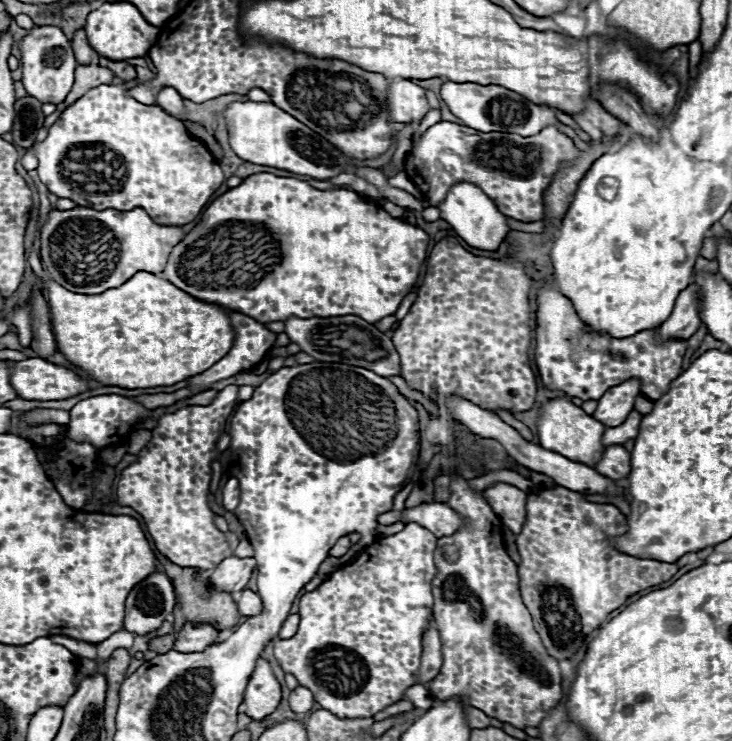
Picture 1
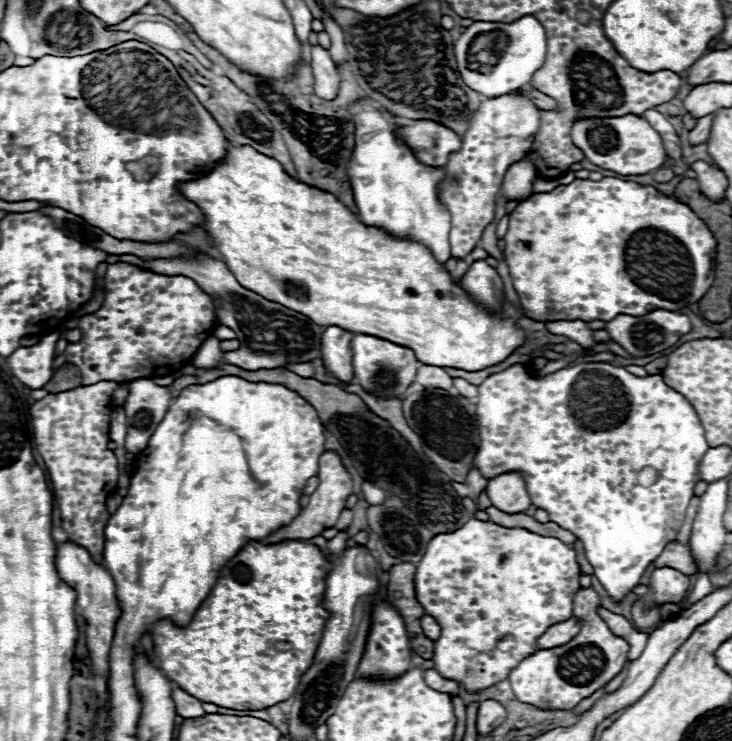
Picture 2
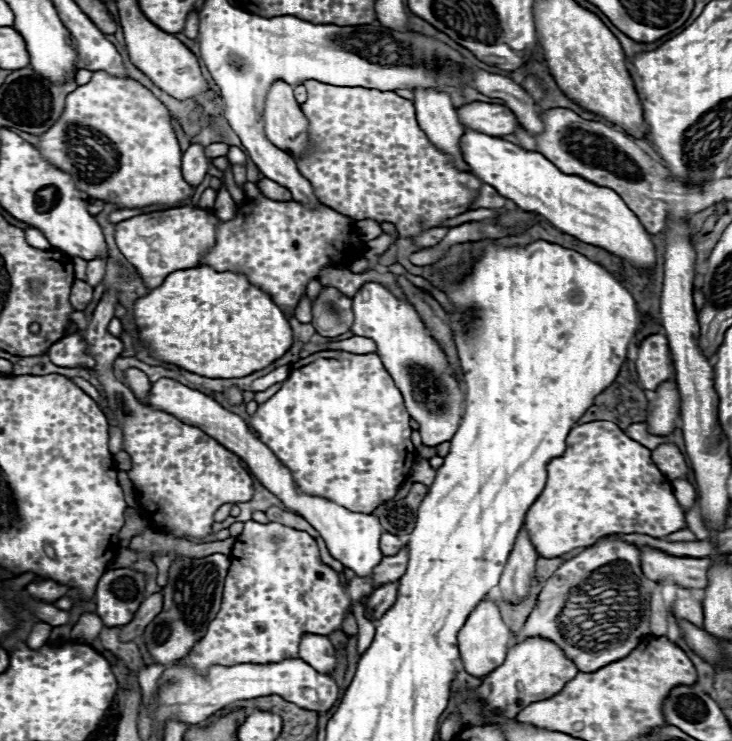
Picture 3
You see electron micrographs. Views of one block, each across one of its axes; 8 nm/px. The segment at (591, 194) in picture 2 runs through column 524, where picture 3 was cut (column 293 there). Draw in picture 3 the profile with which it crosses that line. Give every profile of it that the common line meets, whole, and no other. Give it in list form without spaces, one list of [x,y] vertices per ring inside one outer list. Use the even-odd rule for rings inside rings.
[[[260,192],[256,198],[246,198],[244,204],[236,210],[232,220],[220,222],[216,226],[216,244],[200,258],[198,264],[212,266],[218,272],[228,270],[228,272],[244,274],[256,288],[262,288],[264,292],[268,292],[284,314],[294,314],[300,298],[306,292],[308,282],[316,280],[322,268],[338,266],[338,262],[342,268],[348,268],[354,260],[364,256],[366,242],[360,240],[358,236],[354,238],[354,226],[356,226],[356,220],[324,204],[318,204],[316,208],[308,208],[296,200],[290,200],[290,202],[270,200]]]

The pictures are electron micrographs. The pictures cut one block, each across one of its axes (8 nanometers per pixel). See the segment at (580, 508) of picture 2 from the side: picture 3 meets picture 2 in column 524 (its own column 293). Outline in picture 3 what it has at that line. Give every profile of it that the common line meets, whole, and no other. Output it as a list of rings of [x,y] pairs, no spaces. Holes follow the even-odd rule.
[[[322,350],[298,360],[292,364],[282,388],[252,414],[250,426],[292,472],[298,492],[326,498],[360,514],[372,514],[382,502],[394,498],[416,458],[416,448],[410,440],[410,414],[378,354]]]

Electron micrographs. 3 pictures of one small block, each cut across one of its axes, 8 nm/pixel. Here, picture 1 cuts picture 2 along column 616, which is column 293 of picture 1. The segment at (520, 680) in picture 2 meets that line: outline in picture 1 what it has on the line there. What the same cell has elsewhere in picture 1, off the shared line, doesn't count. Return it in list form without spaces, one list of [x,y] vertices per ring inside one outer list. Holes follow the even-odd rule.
[[[406,524],[402,532],[378,538],[364,548],[354,564],[336,570],[314,592],[306,592],[300,598],[298,632],[288,640],[274,642],[274,656],[282,670],[294,674],[302,686],[308,686],[314,700],[338,718],[374,716],[386,706],[398,702],[404,690],[418,682],[422,638],[432,622],[434,600],[430,582],[436,574],[432,560],[436,540],[438,538],[430,530],[416,524]]]

